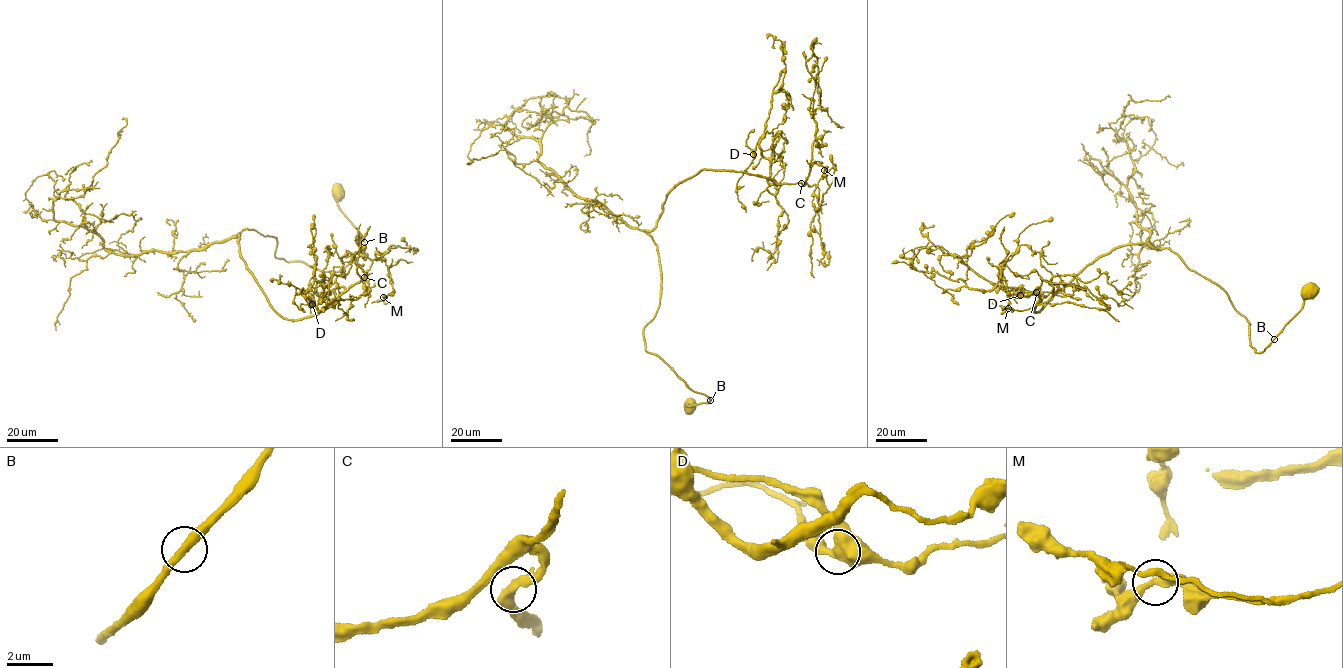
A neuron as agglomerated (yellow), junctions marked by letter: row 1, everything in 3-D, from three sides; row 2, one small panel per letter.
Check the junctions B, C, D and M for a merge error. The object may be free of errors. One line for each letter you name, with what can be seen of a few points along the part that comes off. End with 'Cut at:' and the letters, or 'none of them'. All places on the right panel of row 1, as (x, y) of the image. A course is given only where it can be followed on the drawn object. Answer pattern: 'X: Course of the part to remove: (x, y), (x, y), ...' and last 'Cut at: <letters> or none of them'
Cut at: none of them

